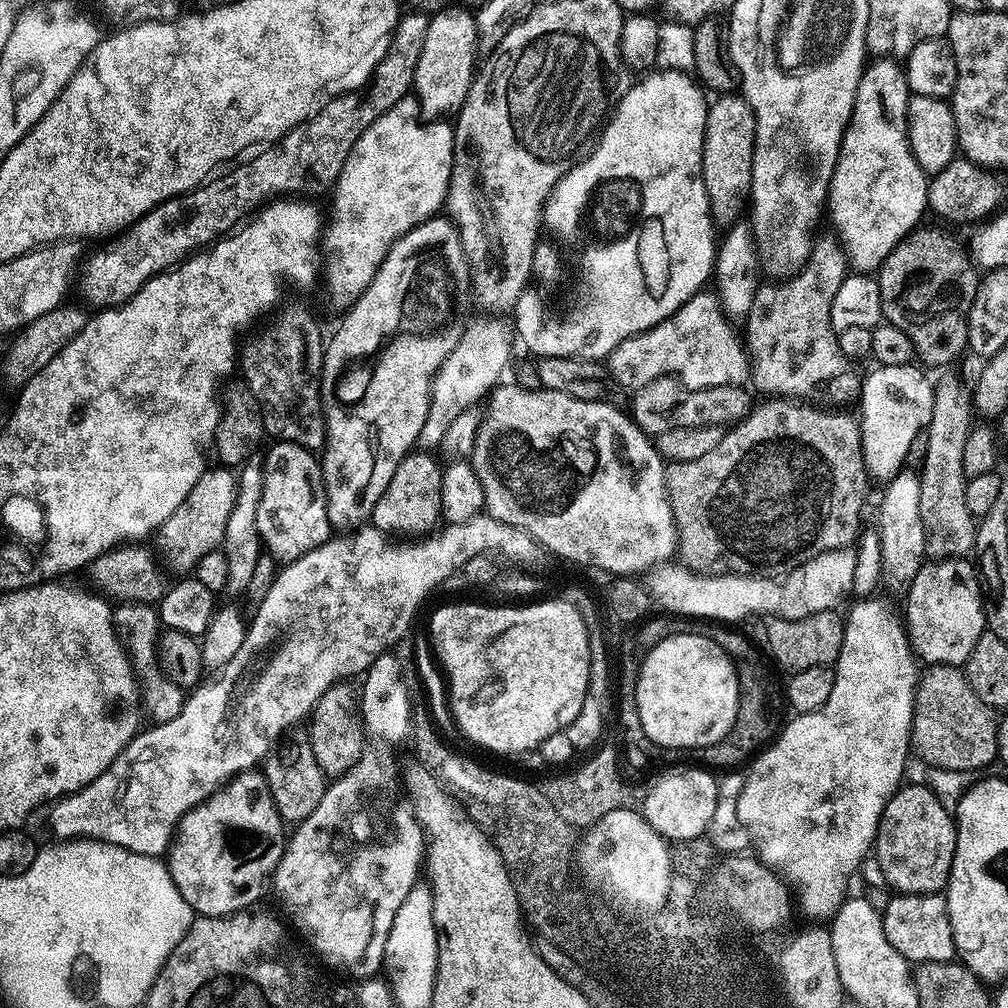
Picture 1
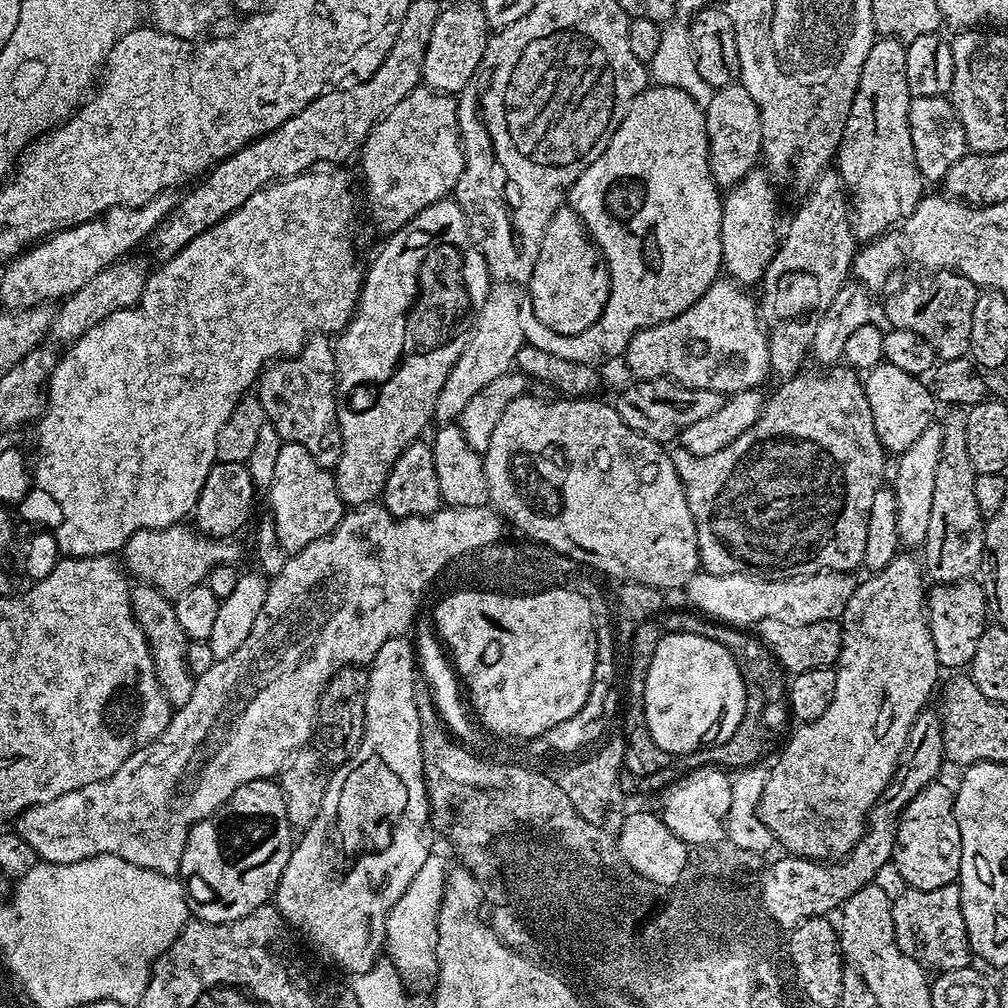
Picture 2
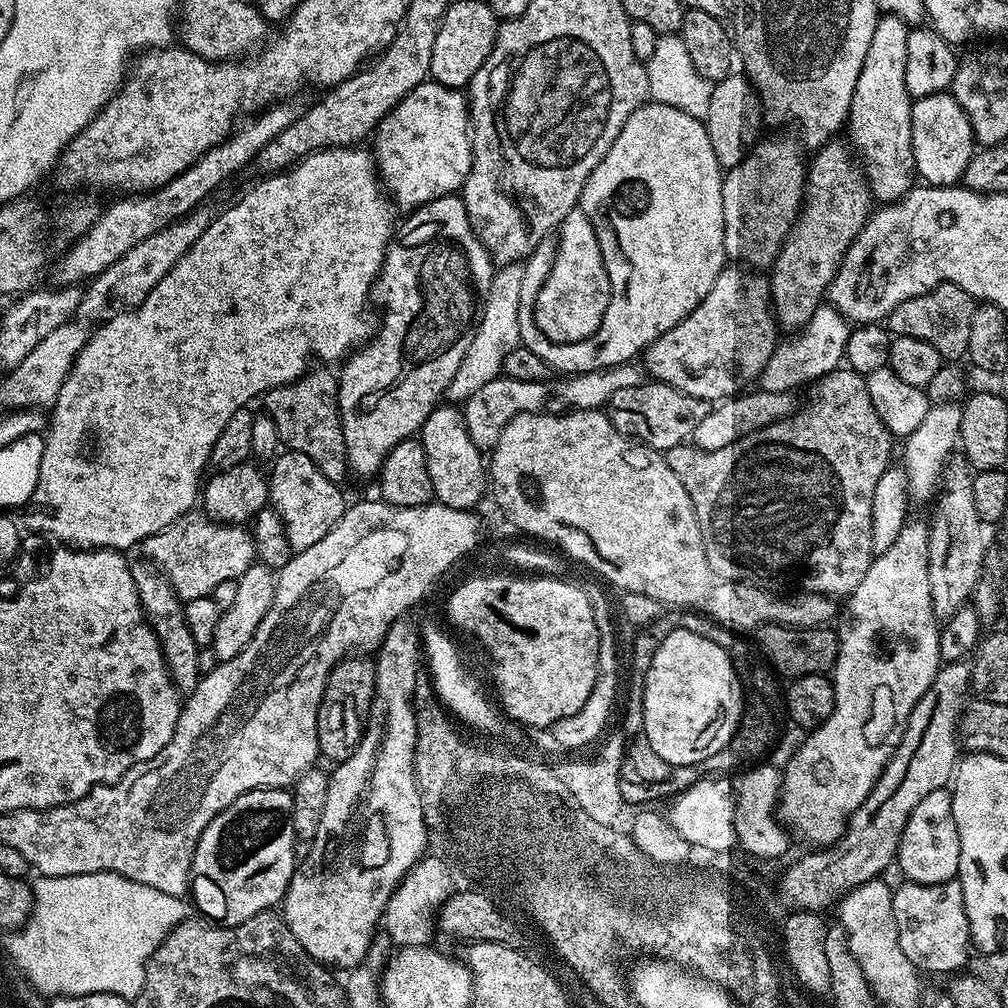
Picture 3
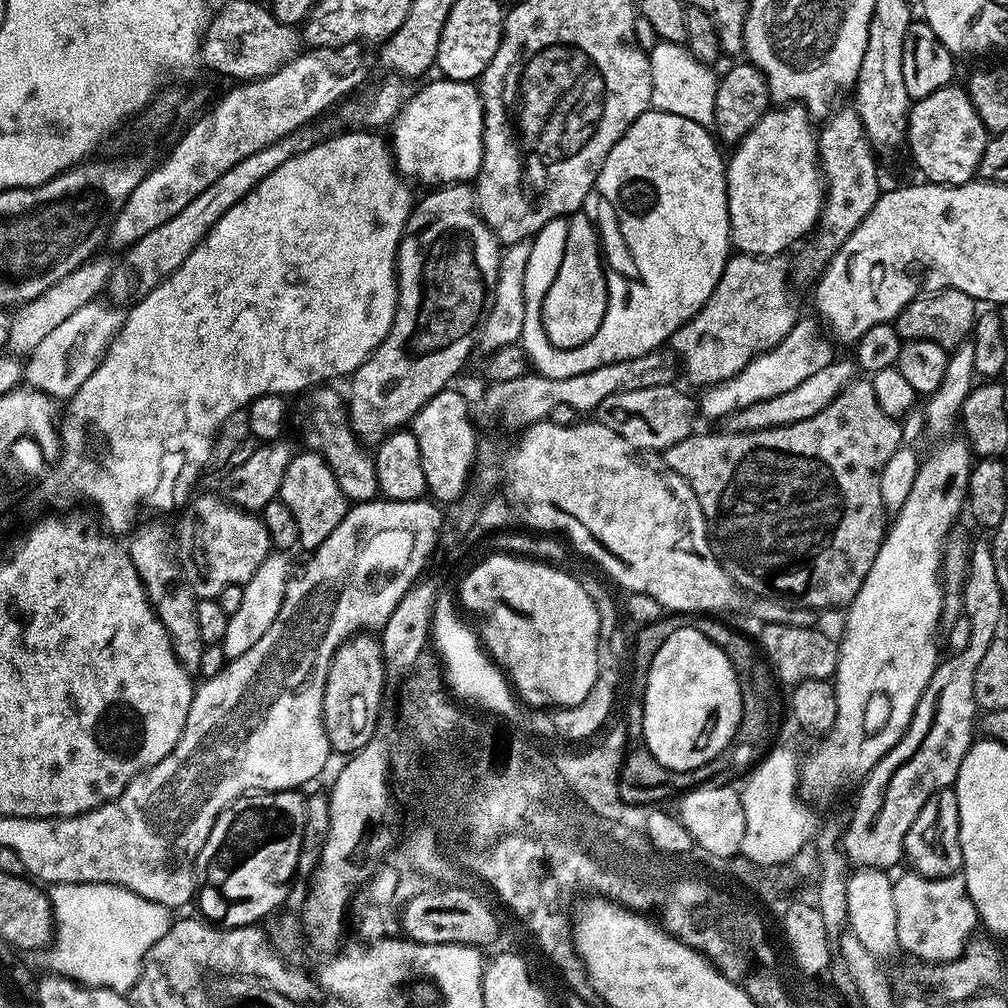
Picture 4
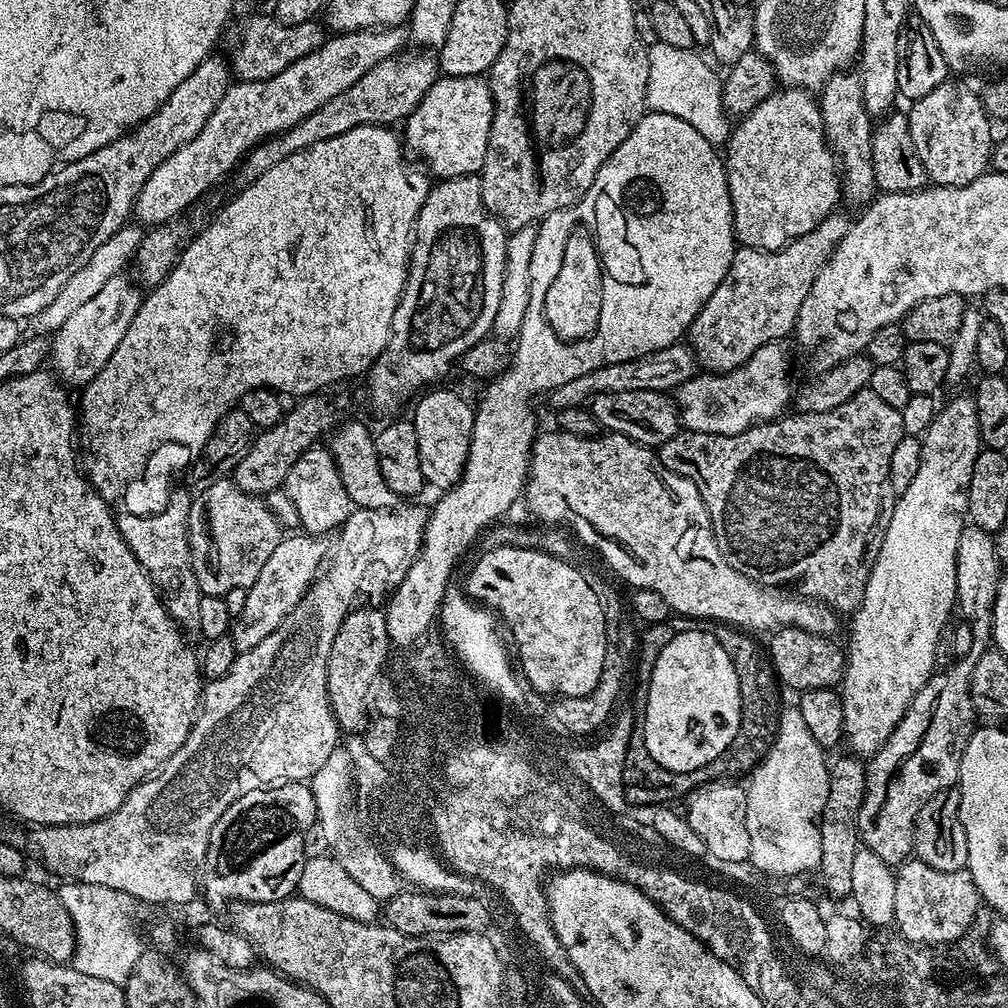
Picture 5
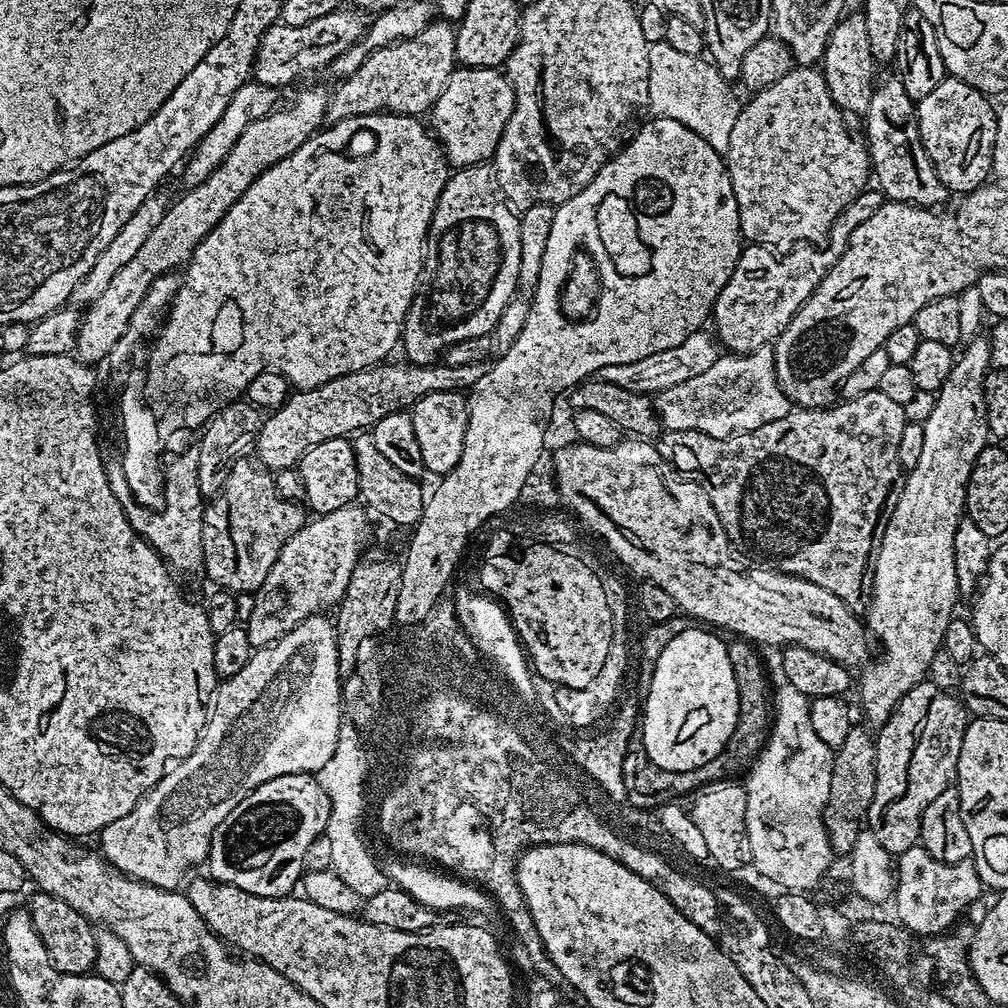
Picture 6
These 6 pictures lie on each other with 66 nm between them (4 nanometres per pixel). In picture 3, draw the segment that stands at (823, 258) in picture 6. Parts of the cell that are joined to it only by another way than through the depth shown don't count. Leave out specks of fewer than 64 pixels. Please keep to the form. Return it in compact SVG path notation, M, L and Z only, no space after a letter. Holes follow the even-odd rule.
M726 266L714 278L710 294L678 326L666 330L661 336L644 349L642 367L653 381L669 384L694 398L709 402L719 402L743 393L748 384L757 379L775 350L778 325L770 303L770 280L767 275L744 266Z

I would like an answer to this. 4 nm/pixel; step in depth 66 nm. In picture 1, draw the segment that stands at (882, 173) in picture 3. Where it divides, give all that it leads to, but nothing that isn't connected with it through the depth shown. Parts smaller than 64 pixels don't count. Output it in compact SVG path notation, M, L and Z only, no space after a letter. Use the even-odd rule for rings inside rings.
M876 58L865 67L828 187L826 212L832 215L834 234L849 265L860 274L875 273L900 241L917 227L915 224L923 218L924 212L926 216L929 211L929 177L918 166L908 141L908 77L905 69L896 64L899 63L892 58Z

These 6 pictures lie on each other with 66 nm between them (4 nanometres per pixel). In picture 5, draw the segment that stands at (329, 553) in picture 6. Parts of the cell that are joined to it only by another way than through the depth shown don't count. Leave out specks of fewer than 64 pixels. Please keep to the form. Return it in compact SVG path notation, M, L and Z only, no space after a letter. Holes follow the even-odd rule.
M288 534L281 538L278 546L274 546L274 554L270 554L266 566L262 566L262 574L258 574L258 578L254 578L247 589L246 606L242 614L233 619L230 635L237 653L258 646L262 638L274 634L274 630L278 630L280 623L292 613L294 606L298 606L325 563L324 542L311 534Z

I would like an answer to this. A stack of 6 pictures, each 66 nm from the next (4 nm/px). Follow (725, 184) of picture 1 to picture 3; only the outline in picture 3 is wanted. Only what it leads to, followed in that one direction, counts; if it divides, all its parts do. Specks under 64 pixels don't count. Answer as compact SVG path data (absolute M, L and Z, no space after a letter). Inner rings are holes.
M733 74L715 81L710 94L710 110L702 119L710 138L710 146L714 146L714 158L718 158L721 169L727 170L743 162L752 145L757 143L762 129L760 96L747 75Z

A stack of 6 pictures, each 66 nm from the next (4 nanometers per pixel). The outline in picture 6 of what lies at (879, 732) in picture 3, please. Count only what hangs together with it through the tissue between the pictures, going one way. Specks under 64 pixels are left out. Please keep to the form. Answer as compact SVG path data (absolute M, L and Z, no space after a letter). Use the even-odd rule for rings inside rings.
M984 338L969 340L963 348L964 353L951 361L946 382L942 382L939 392L935 393L933 400L936 401L928 417L923 417L922 455L918 458L918 466L907 469L903 477L870 577L866 627L875 643L877 640L884 647L884 653L863 665L858 688L860 684L860 708L869 721L864 720L872 726L884 724L900 699L927 677L930 662L942 647L947 624L956 612L956 599L961 595L958 574L954 574L954 530L958 530L958 522L966 516L964 503L974 458L982 454L990 440L984 402L984 376L990 367L988 341Z

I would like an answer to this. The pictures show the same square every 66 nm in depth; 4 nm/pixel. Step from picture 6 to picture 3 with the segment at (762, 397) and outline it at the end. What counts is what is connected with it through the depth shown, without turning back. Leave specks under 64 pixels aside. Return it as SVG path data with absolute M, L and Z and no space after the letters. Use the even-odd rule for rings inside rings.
M821 303L810 318L810 322L795 333L793 340L777 343L771 358L760 371L758 384L766 392L792 392L803 384L811 385L841 367L844 347L848 341L850 322L831 303Z

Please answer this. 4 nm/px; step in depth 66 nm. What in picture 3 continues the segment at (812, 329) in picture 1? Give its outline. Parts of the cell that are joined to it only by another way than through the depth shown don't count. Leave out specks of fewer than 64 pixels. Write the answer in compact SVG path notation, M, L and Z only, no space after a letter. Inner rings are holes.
M833 138L817 149L806 168L804 203L796 224L788 231L784 245L770 269L770 303L781 329L799 330L810 322L827 297L846 250L868 222L874 208L868 180L853 149Z

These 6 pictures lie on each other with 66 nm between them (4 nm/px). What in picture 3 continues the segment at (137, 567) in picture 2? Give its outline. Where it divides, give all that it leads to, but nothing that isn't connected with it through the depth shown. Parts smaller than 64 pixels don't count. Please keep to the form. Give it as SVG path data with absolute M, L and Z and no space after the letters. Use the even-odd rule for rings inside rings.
M203 510L182 514L158 534L150 534L142 545L149 561L156 560L167 583L181 601L211 596L218 582L239 580L251 564L257 563L253 533L239 524L221 524Z

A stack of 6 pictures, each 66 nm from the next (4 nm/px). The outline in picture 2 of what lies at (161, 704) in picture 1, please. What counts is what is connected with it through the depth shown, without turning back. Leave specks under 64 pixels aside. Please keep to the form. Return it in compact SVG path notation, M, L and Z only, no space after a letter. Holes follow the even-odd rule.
M137 583L132 588L131 594L132 617L140 627L148 643L149 651L152 652L152 665L156 671L160 689L173 709L186 706L186 702L190 702L194 675L185 660L186 637L178 626L178 620L174 618L173 601L163 596L157 588L149 588L142 583Z

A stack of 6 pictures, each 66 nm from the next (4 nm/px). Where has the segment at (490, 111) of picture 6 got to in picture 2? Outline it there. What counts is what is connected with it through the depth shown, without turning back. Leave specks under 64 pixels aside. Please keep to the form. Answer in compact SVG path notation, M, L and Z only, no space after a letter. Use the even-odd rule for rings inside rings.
M427 86L415 88L364 139L358 153L364 179L362 200L368 203L368 216L383 234L396 232L426 206L445 199L455 189L464 169L456 105L451 95L433 92Z

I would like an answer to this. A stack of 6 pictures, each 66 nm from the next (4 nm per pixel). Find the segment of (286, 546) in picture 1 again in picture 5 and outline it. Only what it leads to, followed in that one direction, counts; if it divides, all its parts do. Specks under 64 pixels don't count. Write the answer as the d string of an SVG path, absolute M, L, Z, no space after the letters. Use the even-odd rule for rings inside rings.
M324 446L307 448L302 458L298 458L294 466L290 466L290 474L284 479L282 487L289 492L295 509L298 510L300 528L317 538L323 537L323 532L334 532L343 526L354 510L350 495L339 476L335 459Z

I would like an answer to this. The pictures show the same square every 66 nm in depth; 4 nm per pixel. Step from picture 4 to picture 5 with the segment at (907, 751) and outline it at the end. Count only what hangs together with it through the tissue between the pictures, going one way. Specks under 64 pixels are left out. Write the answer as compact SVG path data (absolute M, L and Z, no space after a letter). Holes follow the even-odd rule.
M970 522L965 523L962 530L962 538L958 538L958 554L956 555L956 608L962 615L968 616L968 620L972 623L970 635L973 638L973 644L970 646L968 653L957 658L949 668L937 671L928 680L926 686L922 686L922 690L918 690L918 694L913 698L912 705L906 710L906 714L902 718L902 722L898 722L898 726L894 730L894 734L890 734L890 738L886 738L886 742L879 748L876 753L867 761L867 778L865 788L865 800L862 802L861 813L858 814L857 826L859 828L859 843L863 847L870 849L874 854L878 854L878 858L882 858L882 862L893 866L899 866L913 855L912 839L914 838L914 826L918 814L922 810L922 806L926 806L926 802L930 802L930 798L934 798L934 794L938 794L942 790L953 787L960 779L960 763L962 762L962 754L966 750L966 742L972 737L974 731L974 723L972 719L977 719L977 712L972 709L972 699L970 698L970 686L968 679L970 674L974 674L974 666L978 662L978 658L982 654L986 654L993 647L992 642L992 615L994 614L994 602L998 594L998 586L1000 585L1000 577L1002 575L1002 561L998 550L996 549L996 537L993 533L982 530L978 526L974 526Z

